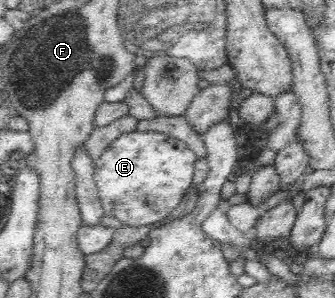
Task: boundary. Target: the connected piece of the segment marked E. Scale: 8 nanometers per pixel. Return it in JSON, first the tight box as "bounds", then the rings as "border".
{"bounds":[94,131,199,228],"border":[[[135,131],[119,136],[94,166],[94,181],[104,216],[115,216],[133,228],[169,216],[191,188],[194,168],[199,162],[187,146],[186,142],[159,132]]]}

